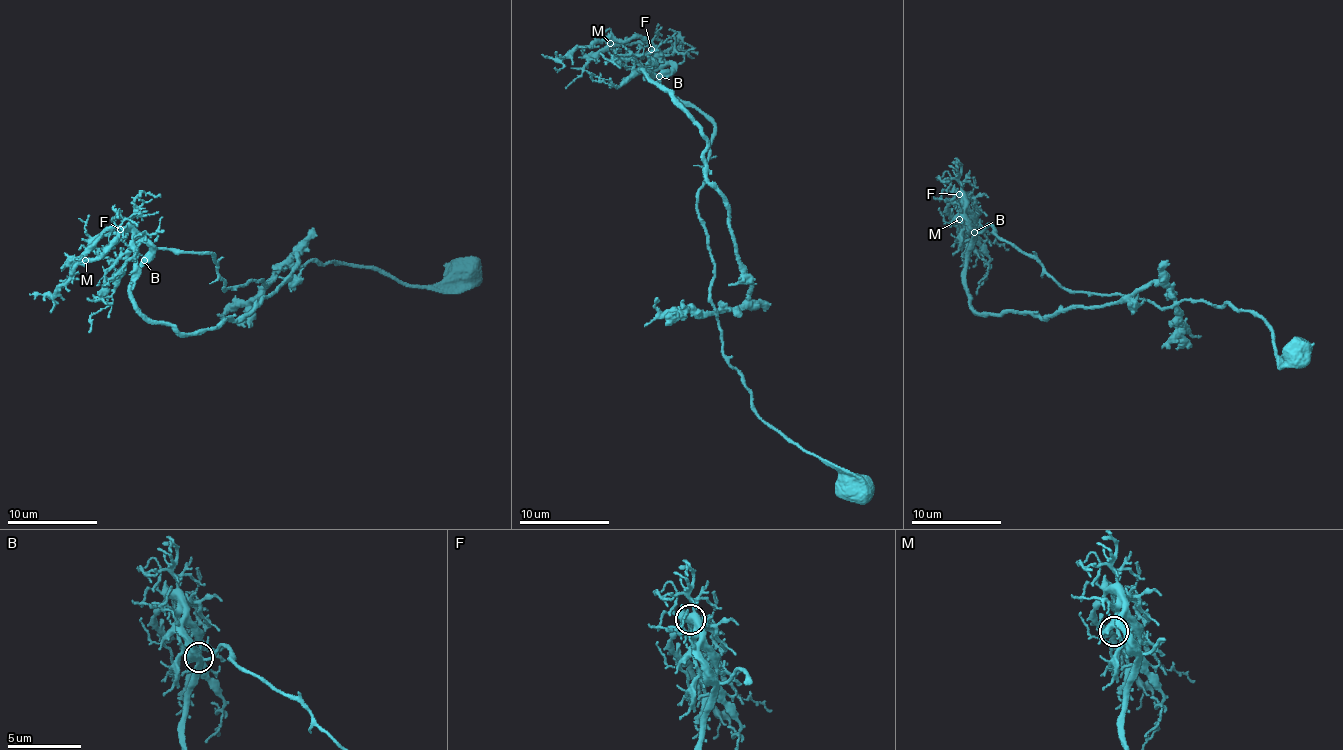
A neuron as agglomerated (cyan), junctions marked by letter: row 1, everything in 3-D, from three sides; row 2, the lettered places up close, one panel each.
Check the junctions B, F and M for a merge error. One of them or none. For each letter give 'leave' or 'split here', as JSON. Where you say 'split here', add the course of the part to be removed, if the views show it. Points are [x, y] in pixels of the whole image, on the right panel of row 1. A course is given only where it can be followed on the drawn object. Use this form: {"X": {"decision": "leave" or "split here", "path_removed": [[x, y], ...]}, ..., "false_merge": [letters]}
{"B": {"decision": "leave"}, "F": {"decision": "leave"}, "M": {"decision": "leave"}, "false_merge": []}

